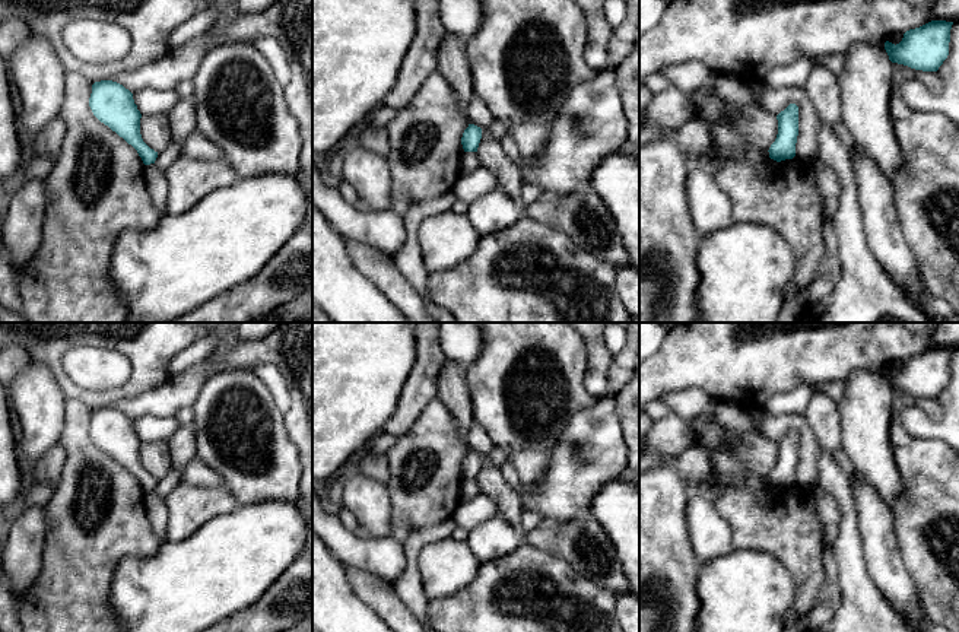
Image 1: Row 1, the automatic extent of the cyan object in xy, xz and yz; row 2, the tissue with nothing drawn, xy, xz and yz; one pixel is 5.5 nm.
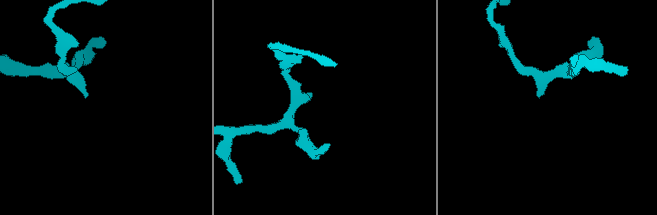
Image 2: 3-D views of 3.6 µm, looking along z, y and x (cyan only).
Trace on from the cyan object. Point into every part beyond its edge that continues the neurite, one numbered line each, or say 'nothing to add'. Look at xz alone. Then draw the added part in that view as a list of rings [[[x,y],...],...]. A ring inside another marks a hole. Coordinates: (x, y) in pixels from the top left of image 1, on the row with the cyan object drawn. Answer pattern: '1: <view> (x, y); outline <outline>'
nothing to add

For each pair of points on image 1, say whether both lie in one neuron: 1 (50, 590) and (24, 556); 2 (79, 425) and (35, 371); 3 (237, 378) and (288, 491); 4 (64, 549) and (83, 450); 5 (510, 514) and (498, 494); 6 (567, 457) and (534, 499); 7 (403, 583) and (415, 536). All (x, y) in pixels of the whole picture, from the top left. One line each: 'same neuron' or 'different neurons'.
1: different neurons
2: different neurons
3: same neuron
4: same neuron
5: same neuron
6: same neuron
7: same neuron

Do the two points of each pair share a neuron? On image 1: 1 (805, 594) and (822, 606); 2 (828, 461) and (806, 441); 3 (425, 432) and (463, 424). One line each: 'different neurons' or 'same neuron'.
1: different neurons
2: different neurons
3: different neurons

